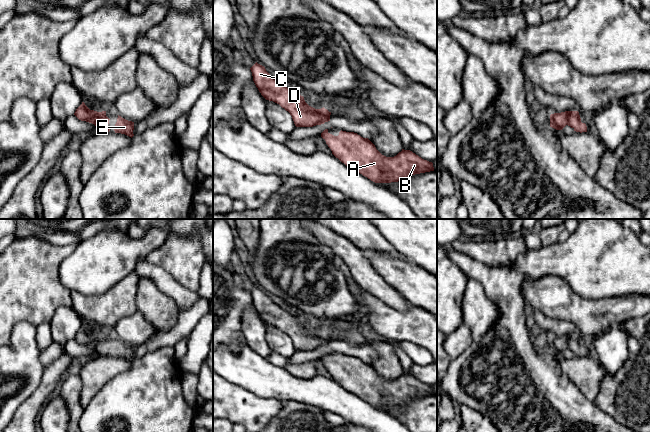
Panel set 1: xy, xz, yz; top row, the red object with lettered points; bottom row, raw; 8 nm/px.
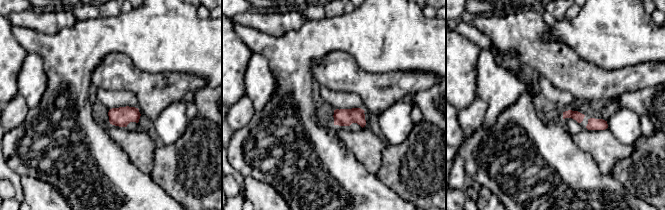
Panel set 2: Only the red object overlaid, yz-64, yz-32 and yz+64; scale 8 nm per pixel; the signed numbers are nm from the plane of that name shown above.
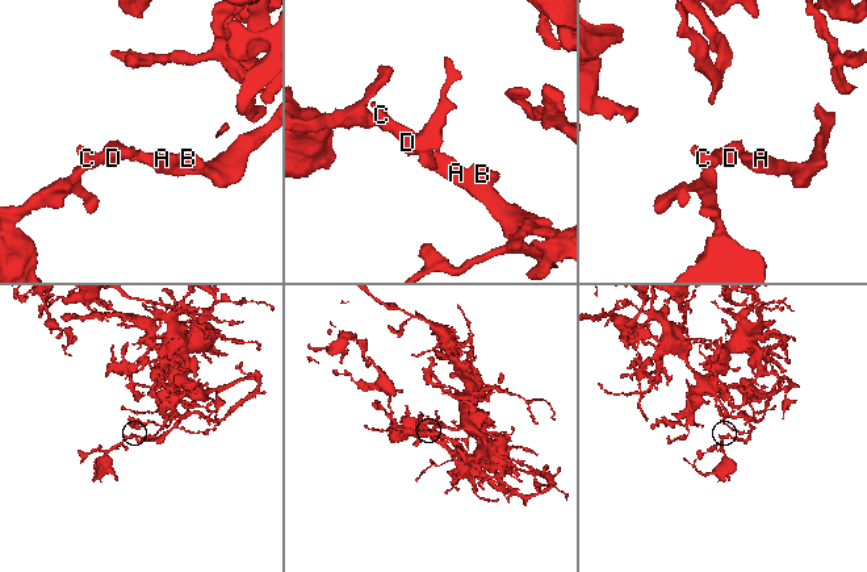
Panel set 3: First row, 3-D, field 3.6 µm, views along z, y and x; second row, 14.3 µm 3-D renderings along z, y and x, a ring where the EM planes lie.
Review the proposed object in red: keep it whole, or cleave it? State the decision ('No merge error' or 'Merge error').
No merge error

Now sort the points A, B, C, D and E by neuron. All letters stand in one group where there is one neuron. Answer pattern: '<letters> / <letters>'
A B C D E

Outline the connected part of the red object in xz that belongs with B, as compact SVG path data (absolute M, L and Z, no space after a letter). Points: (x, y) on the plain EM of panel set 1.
M325 353L321 361L336 382L375 407L404 405L412 399L434 395L432 386L410 374L402 373L396 380L386 381L368 362L354 356L341 354L334 360Z

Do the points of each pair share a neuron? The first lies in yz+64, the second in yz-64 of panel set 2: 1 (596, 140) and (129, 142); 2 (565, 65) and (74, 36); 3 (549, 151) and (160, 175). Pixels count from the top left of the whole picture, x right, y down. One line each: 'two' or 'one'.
1: one
2: two
3: two

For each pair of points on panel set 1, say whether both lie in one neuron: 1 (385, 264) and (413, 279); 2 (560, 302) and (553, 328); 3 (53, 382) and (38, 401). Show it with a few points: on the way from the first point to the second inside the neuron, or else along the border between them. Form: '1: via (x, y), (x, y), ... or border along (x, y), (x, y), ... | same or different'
1: via (392, 270), (406, 278) | same
2: border along (534, 309), (551, 317), (564, 318), (577, 329) | different
3: via (48, 387), (40, 396) | same

